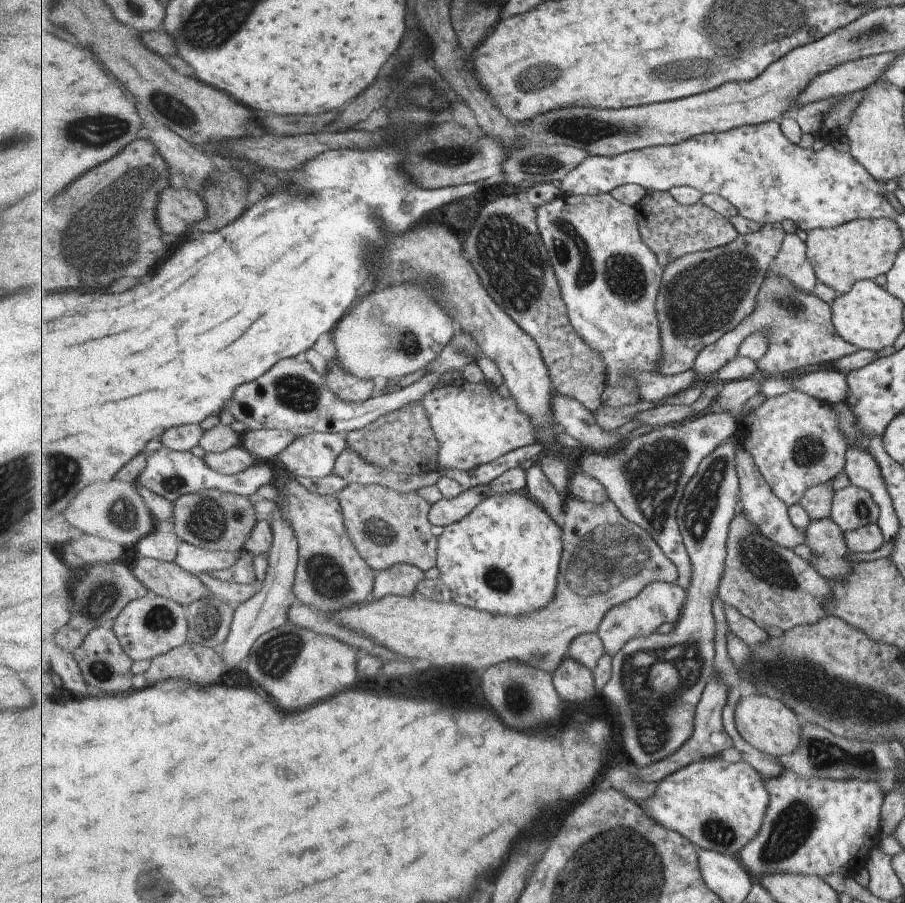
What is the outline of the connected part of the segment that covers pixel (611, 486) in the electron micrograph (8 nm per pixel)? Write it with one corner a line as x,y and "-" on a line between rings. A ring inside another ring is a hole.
728,412
707,413
687,423
655,426
654,429
632,438
622,449
611,453
592,451
581,460
578,470
594,476
607,489
609,499
631,521
642,526
666,550
667,556
680,570
679,584
688,591
693,580
694,566
678,523
678,508
689,481
697,474
700,464
738,429
737,419

